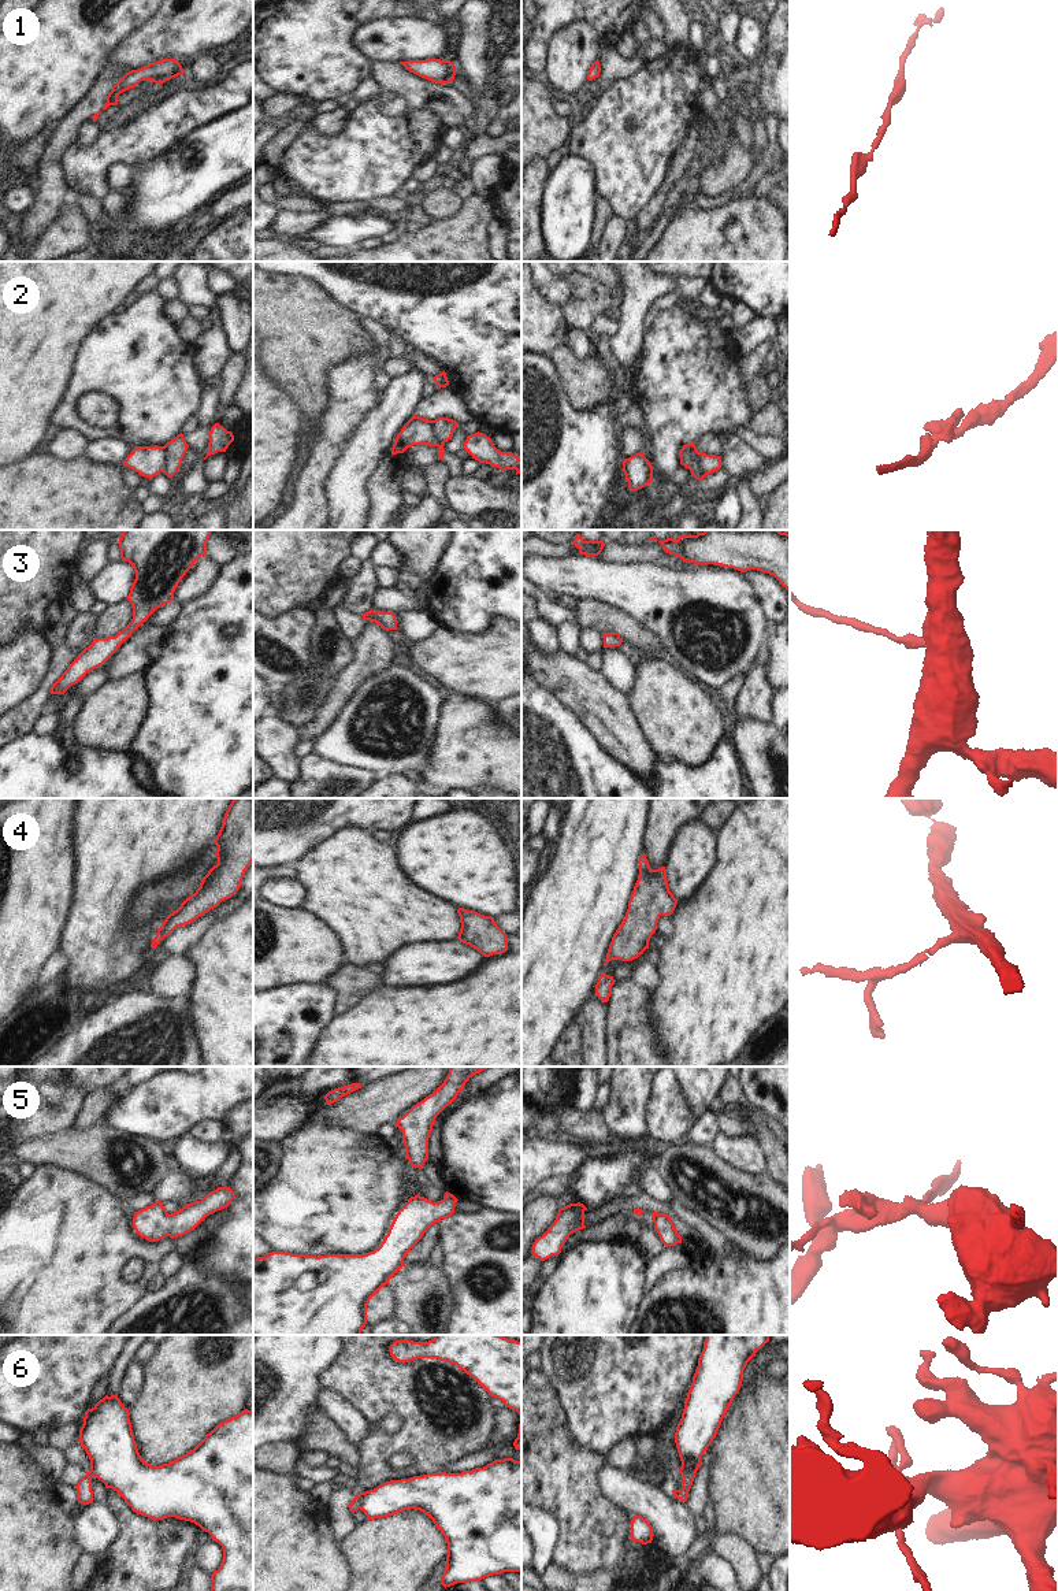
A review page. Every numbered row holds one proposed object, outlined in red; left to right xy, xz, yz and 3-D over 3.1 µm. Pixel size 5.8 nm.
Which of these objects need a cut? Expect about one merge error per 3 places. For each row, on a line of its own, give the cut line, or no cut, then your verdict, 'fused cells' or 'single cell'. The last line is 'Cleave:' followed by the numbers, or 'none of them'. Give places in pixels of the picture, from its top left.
1: no cut | single cell
2: xz (431, 421), (434, 437), (442, 444) | fused cells
3: no cut | single cell
4: no cut | single cell
5: no cut | single cell
6: xz (357, 1495), (360, 1508) | fused cells
Cleave: 2, 6

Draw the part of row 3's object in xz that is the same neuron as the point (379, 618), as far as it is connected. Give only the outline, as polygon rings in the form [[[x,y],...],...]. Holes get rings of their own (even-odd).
[[[370,609],[361,616],[364,620],[375,622],[386,631],[397,630],[397,619],[396,619],[396,613],[393,612],[380,612],[380,611]]]

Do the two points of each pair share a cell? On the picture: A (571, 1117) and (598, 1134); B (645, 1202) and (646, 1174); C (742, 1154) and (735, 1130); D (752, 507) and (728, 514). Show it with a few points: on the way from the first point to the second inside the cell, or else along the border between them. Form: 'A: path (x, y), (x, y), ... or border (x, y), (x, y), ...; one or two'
A: path (578, 1123), (591, 1130); one
B: border (633, 1189), (665, 1201); two
C: border (721, 1131), (728, 1137), (741, 1137), (749, 1133); two
D: border (732, 482), (739, 497), (742, 515); two

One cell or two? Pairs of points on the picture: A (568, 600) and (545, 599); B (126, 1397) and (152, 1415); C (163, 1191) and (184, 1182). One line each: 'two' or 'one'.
A: two
B: two
C: one

